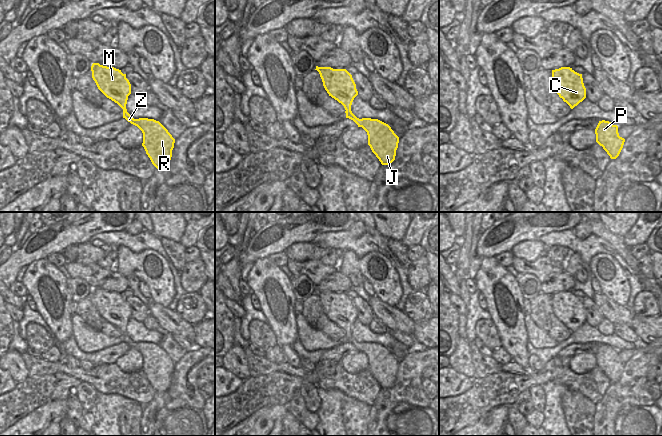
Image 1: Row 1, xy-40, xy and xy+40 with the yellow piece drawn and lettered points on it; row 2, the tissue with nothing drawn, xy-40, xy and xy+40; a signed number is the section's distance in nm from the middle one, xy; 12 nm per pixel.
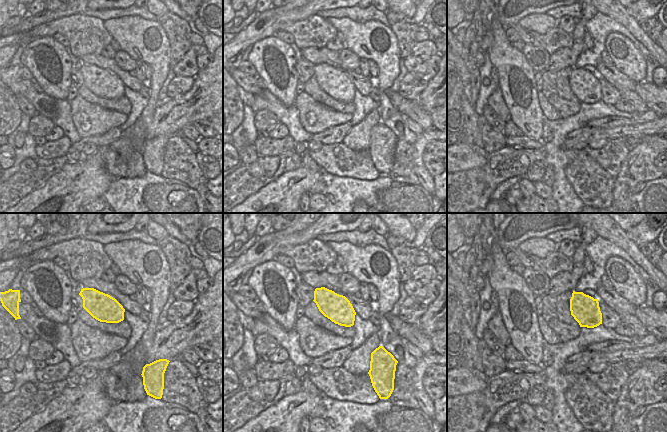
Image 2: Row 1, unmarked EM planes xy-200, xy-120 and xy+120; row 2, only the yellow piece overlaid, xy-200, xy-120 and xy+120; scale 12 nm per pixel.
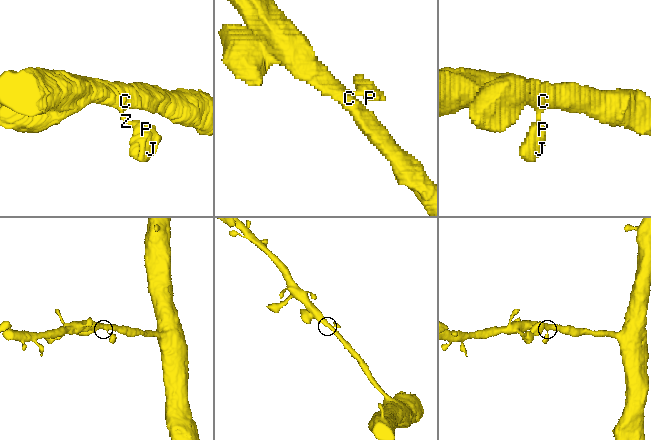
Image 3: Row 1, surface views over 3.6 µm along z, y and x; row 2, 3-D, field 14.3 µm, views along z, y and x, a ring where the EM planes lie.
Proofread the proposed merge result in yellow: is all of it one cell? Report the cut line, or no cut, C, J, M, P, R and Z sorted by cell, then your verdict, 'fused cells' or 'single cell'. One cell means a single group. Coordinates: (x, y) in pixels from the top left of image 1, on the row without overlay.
no cut | C J M P R Z | single cell

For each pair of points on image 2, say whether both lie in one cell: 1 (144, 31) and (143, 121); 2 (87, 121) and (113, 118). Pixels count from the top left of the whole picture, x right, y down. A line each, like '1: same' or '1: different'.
1: same
2: same

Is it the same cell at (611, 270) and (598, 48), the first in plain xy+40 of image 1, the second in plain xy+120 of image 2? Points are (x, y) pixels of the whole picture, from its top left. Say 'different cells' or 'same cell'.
different cells

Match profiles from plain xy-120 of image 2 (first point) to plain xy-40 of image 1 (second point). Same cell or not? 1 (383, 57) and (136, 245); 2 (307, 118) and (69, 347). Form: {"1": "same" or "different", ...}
{"1": "different", "2": "different"}

